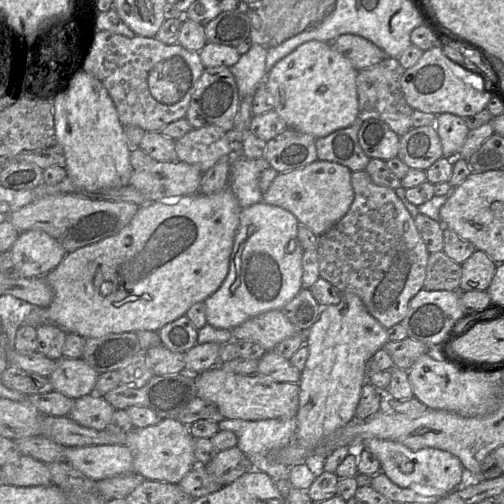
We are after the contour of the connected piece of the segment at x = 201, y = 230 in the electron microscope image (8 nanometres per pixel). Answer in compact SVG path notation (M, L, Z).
M228 186L212 195L195 193L175 200L148 202L146 205L140 206L131 222L117 234L72 252L67 252L61 263L45 275L45 279L53 290L52 302L47 307L49 322L62 328L67 333L77 334L84 339L100 338L108 334L130 331L159 331L167 323L185 315L193 304L203 302L221 286L229 270L230 256L239 226L241 209L236 196Z

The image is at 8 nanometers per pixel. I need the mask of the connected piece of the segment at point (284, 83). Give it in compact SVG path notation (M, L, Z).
M308 41L279 60L268 72L265 87L274 111L287 127L314 138L349 127L358 117L358 70L334 48L333 43Z

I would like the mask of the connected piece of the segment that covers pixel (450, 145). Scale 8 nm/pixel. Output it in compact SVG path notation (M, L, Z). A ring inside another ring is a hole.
M442 113L436 116L435 127L440 137L443 157L458 157L470 131L465 119L451 113Z

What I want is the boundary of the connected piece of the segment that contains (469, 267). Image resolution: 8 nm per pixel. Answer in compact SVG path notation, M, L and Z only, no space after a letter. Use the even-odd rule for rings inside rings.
M484 251L475 252L462 263L462 276L459 291L486 291L494 277L498 263Z

